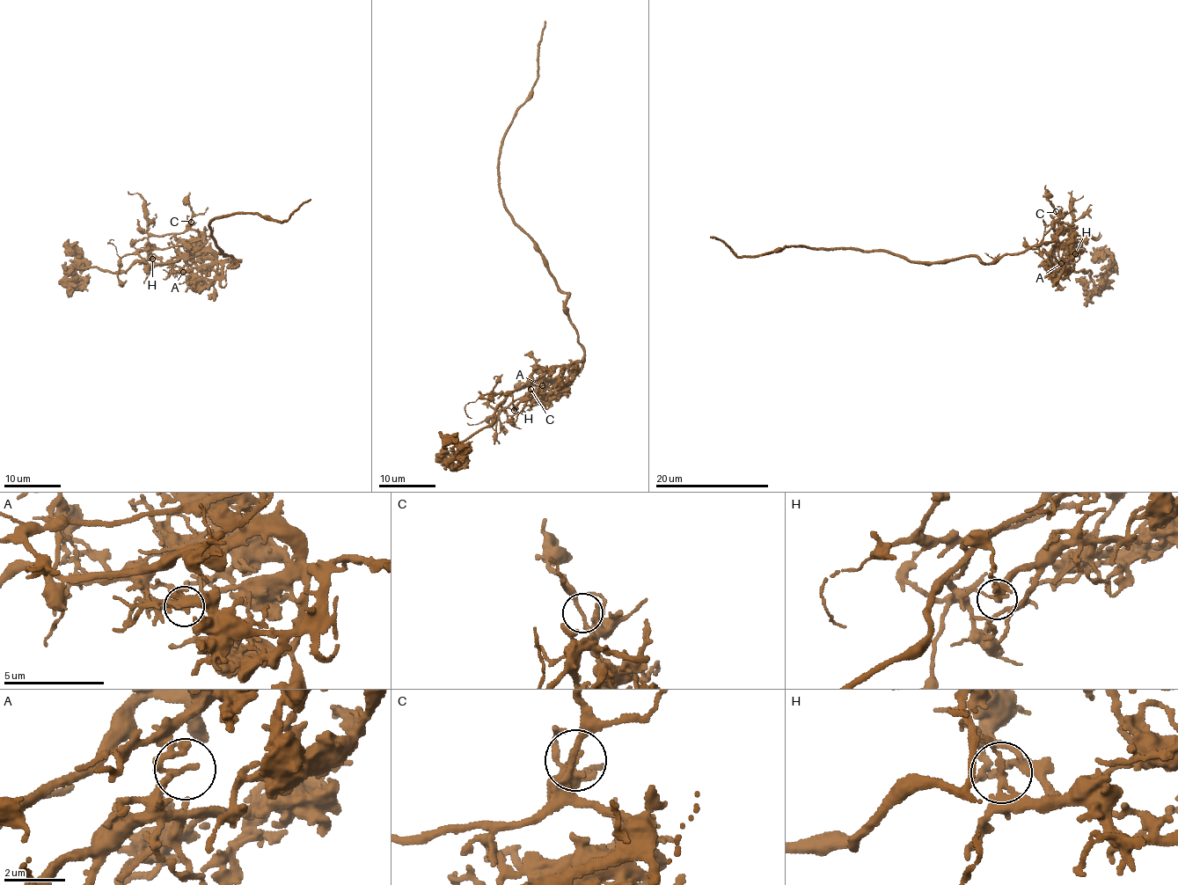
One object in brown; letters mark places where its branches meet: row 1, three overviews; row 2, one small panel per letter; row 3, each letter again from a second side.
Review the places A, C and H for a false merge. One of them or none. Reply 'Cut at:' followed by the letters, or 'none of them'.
Cut at: H

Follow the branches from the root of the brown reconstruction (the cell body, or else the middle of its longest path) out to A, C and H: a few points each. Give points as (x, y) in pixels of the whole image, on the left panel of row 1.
A: (234, 266), (229, 268), (232, 263), (235, 265), (240, 260), (237, 263), (225, 259), (177, 272), (183, 272)
C: (234, 266), (229, 268), (240, 260), (218, 260), (201, 245), (201, 234), (191, 228), (191, 222)
H: (234, 266), (229, 268), (240, 260), (227, 259), (175, 270), (166, 264), (157, 265), (152, 259)

